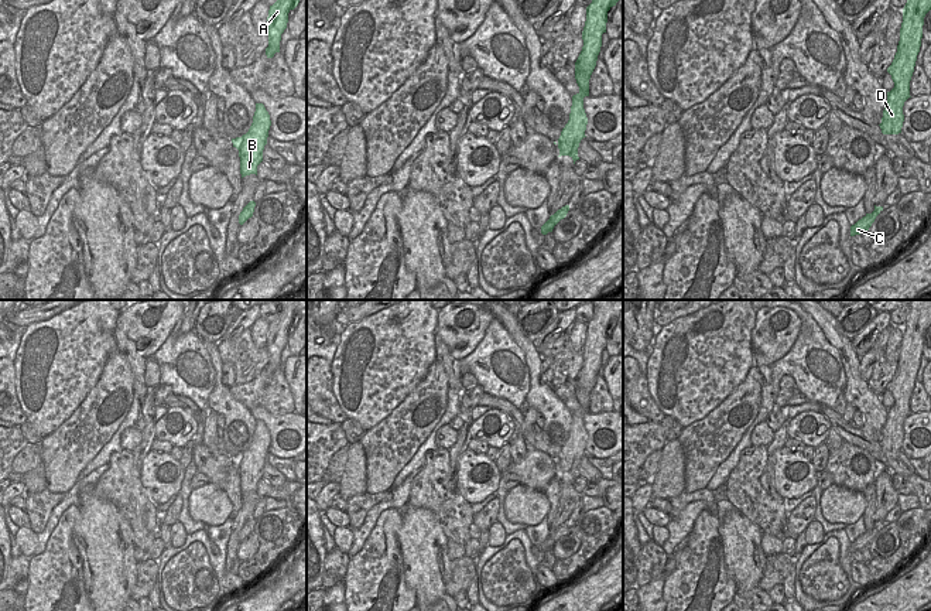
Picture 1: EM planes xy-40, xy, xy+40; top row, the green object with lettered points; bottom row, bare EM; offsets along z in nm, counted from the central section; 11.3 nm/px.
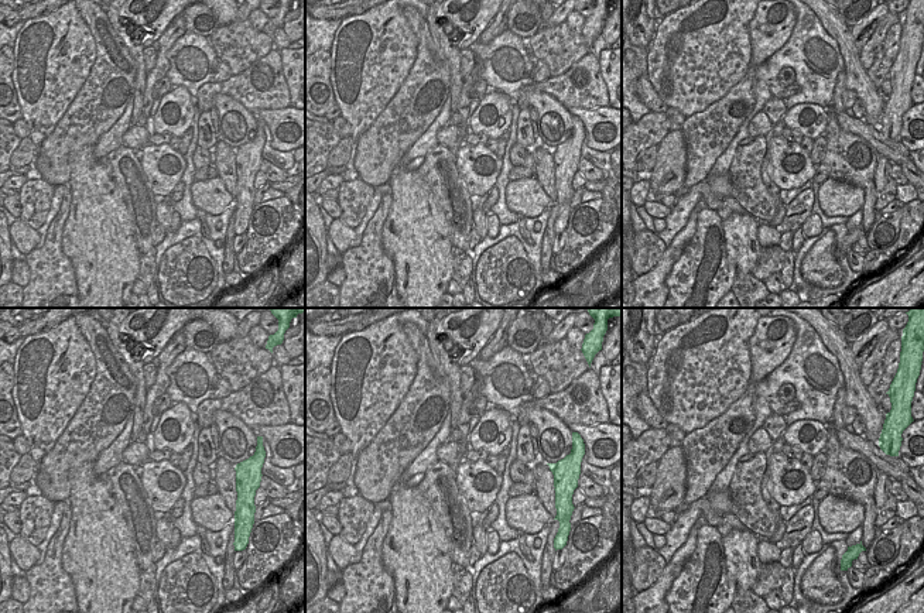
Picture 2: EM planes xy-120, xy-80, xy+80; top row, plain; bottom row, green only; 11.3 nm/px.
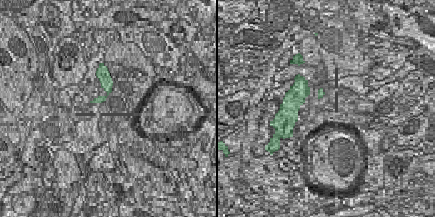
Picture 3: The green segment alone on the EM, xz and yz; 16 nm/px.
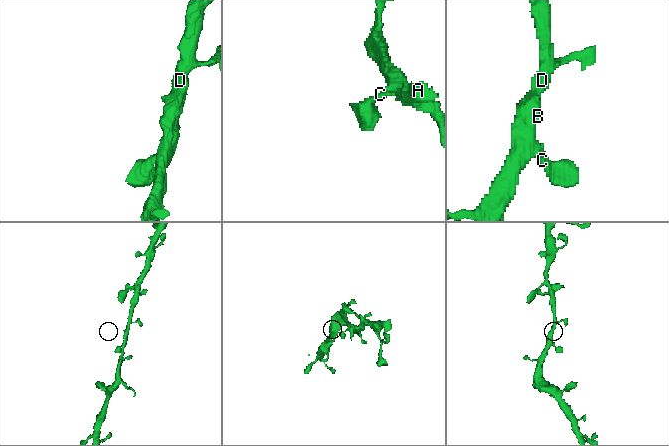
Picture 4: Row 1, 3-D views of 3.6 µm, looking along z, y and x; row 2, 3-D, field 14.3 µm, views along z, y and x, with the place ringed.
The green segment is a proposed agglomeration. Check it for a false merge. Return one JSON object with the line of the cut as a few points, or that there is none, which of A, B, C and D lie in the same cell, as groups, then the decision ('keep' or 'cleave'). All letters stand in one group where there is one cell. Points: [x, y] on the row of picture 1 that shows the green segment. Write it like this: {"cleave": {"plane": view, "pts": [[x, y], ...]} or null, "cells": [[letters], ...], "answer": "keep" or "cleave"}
{"cleave": null, "cells": [["A", "B", "C", "D"]], "answer": "keep"}

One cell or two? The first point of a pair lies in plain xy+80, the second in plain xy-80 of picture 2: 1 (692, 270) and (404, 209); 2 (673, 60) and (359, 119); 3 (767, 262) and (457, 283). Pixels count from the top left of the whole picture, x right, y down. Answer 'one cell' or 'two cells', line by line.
1: two cells
2: one cell
3: one cell

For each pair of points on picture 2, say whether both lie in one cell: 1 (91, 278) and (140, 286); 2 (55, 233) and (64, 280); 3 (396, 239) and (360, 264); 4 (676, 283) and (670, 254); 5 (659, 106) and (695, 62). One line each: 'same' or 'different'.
1: different
2: same
3: different
4: different
5: different

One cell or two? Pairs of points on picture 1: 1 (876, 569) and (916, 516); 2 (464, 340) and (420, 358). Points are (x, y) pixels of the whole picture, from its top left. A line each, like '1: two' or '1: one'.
1: one
2: two

